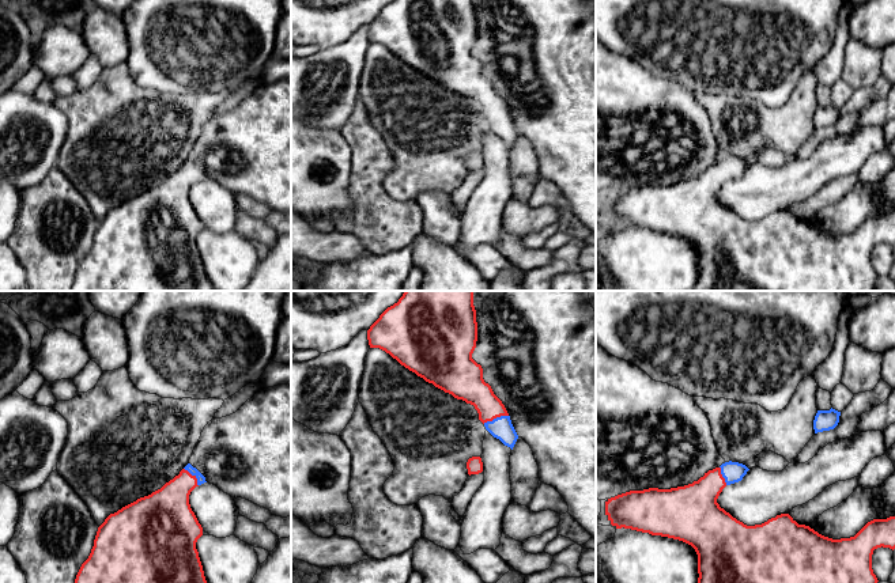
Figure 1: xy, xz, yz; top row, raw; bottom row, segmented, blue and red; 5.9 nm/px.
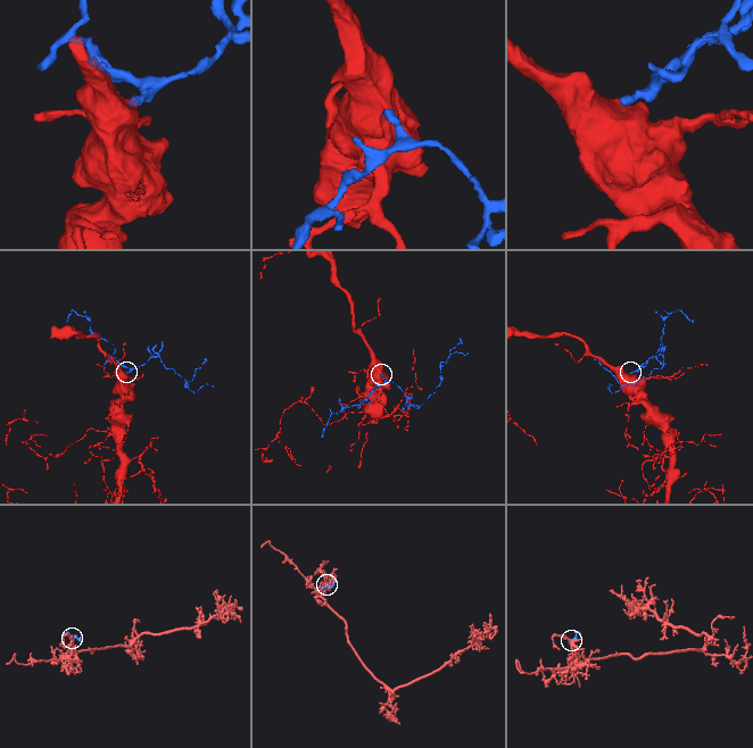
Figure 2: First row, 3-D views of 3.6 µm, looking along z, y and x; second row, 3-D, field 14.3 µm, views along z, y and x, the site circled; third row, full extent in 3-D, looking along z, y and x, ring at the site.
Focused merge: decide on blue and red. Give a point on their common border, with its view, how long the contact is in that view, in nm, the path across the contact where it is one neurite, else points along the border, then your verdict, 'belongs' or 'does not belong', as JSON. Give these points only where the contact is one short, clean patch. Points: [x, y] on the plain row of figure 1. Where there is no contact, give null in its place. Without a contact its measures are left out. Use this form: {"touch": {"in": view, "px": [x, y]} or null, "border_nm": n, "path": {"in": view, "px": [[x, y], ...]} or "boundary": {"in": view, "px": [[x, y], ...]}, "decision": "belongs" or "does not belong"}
{"touch": {"in": "xz", "px": [497, 113]}, "border_nm": 160, "path": {"in": "xz", "px": [[501, 122], [497, 113], [469, 82]]}, "decision": "belongs"}

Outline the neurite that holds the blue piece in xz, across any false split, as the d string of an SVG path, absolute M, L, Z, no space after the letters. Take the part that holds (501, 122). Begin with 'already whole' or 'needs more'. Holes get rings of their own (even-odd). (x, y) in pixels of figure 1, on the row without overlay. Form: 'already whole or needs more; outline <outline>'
needs more; outline M393 0L367 26L370 43L379 43L401 61L475 102L486 125L513 145L518 130L502 96L483 75L483 64L472 54L477 37L473 0Z

